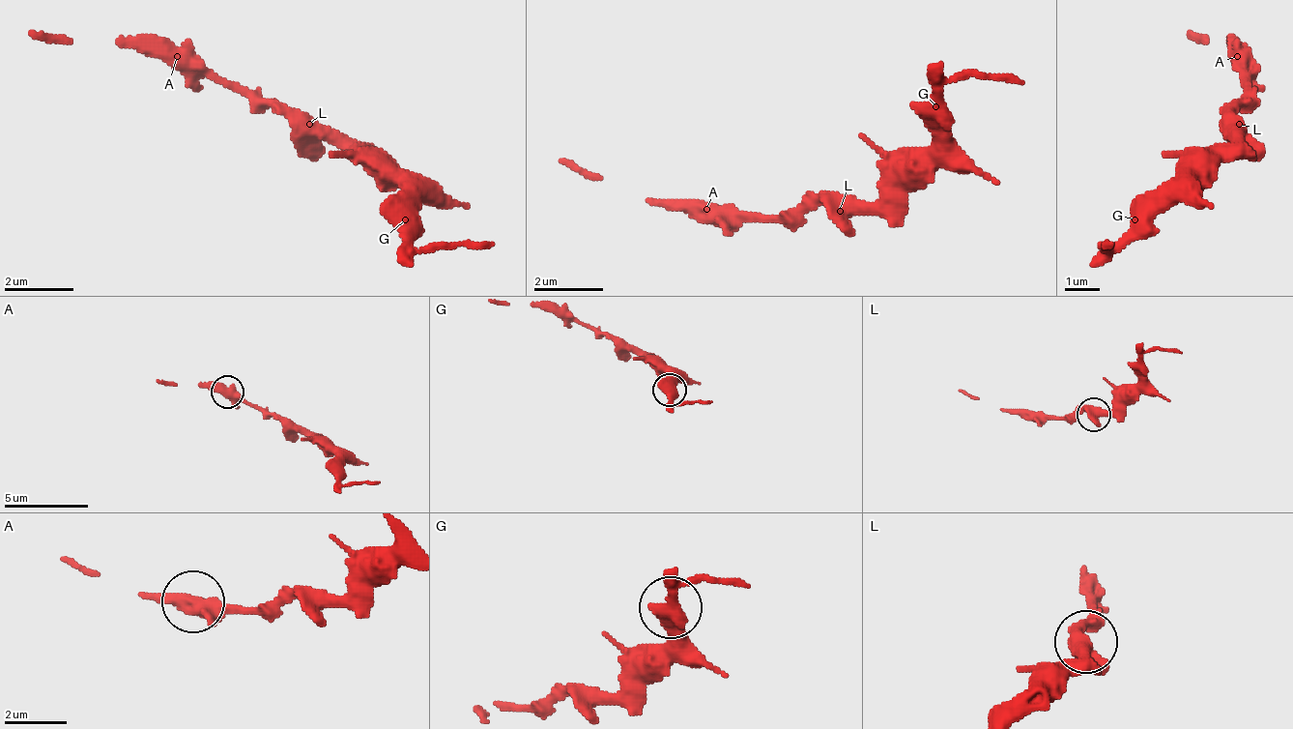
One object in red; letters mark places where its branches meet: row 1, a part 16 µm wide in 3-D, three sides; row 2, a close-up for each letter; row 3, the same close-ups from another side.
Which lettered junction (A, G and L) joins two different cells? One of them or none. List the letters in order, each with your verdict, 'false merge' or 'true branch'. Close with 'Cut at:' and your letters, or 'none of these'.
A: true branch
G: true branch
L: true branch
Cut at: none of these

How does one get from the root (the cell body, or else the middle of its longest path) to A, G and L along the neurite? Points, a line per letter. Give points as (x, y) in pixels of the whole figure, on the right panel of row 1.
A: (1230, 106), (1248, 89), (1248, 63), (1239, 54)
G: (1230, 106), (1230, 132), (1213, 150), (1204, 150), (1134, 219)
L: (1230, 106), (1230, 115), (1239, 124)

